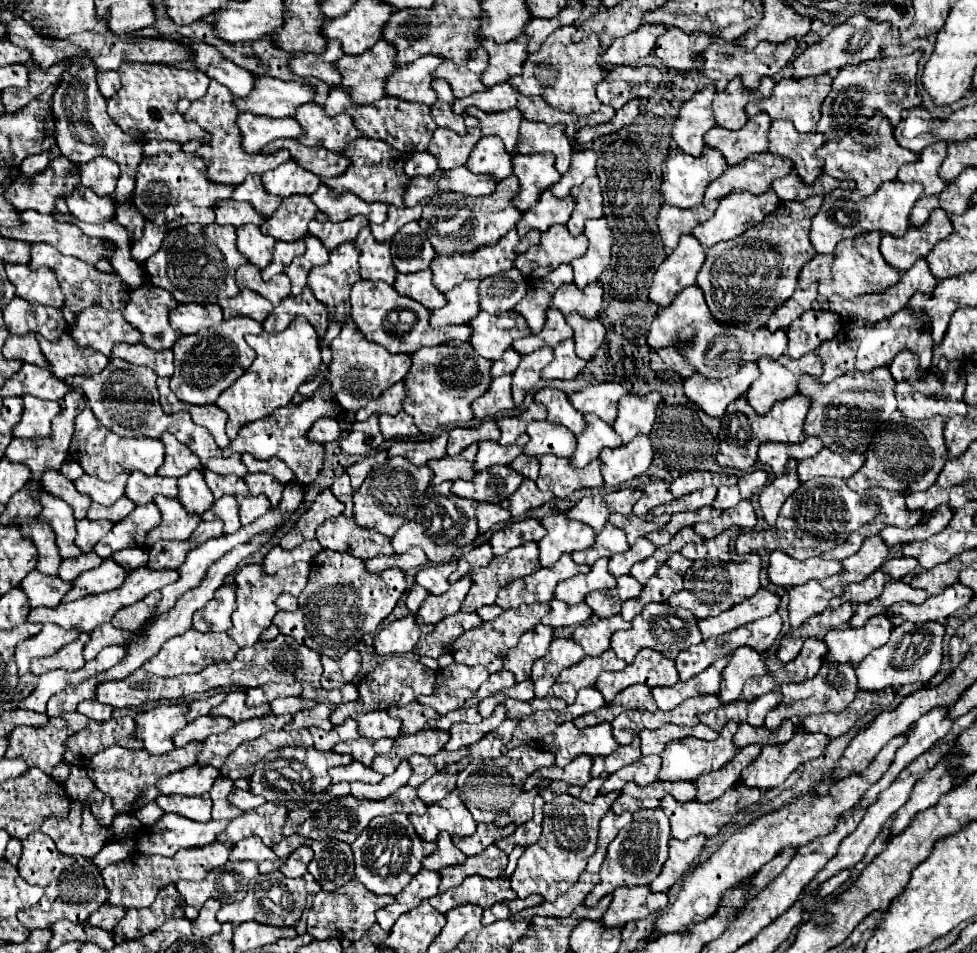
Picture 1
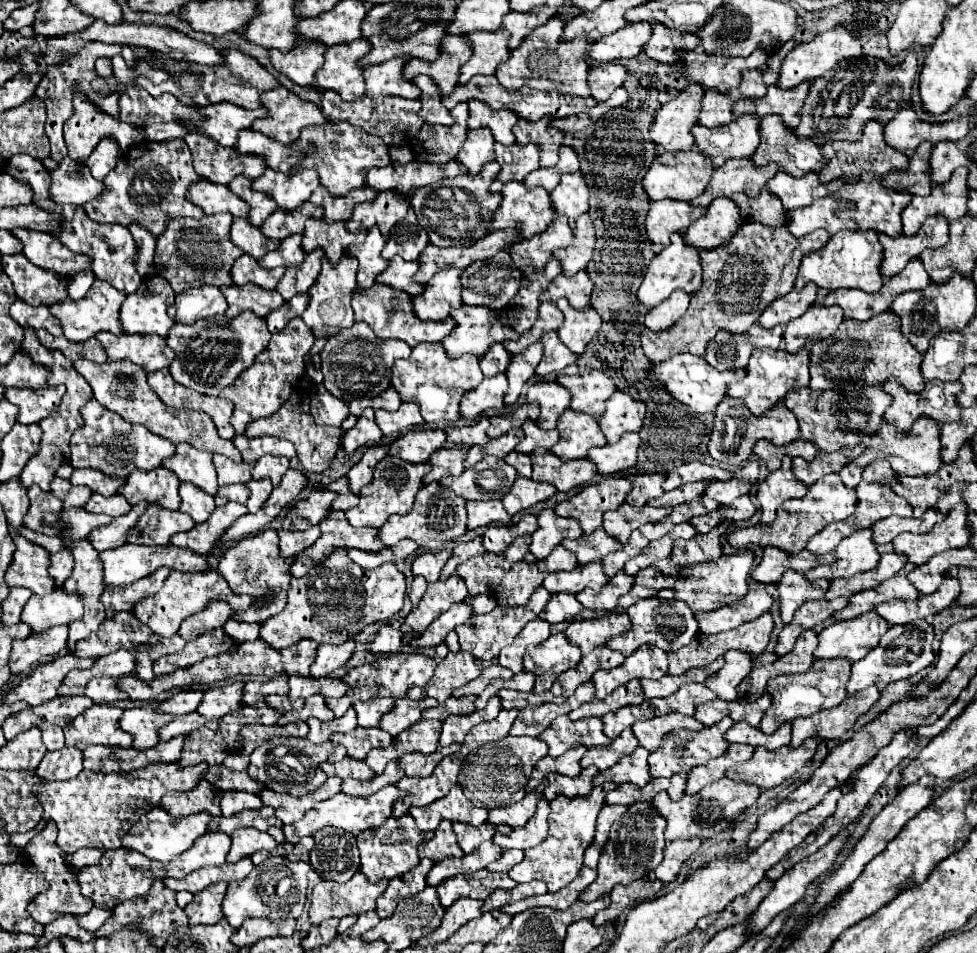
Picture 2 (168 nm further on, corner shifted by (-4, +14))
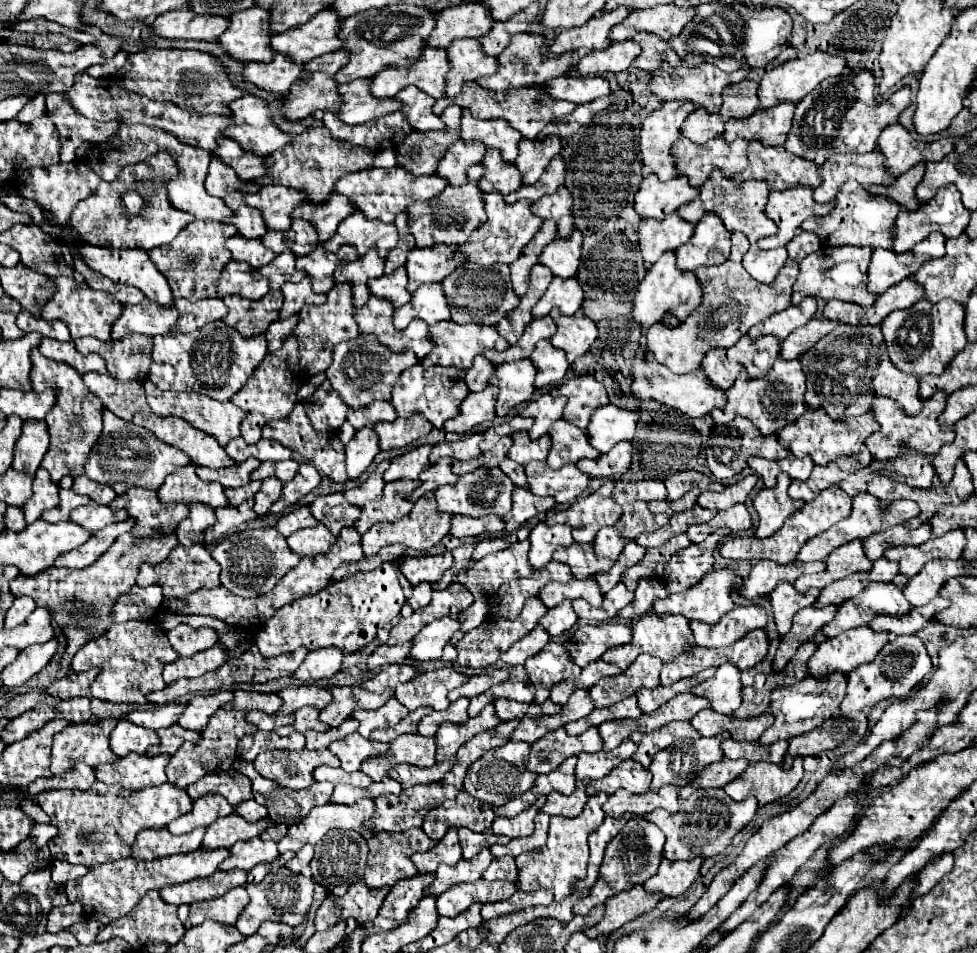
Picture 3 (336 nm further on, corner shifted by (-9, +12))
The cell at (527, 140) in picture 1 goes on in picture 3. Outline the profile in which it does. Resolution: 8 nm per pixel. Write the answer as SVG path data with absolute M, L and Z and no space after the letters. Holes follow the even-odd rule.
M546 136L542 140L526 140L518 142L518 158L516 166L522 172L524 184L534 184L542 172L546 172L550 160L560 154L560 136Z

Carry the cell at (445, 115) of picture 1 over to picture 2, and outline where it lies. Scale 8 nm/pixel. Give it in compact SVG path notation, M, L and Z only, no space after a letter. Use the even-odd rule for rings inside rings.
M415 76L411 80L415 86L419 86L421 90L421 110L419 116L423 122L427 124L441 124L441 126L451 126L453 124L453 116L449 114L449 110L441 104L441 96L437 94L437 86L433 86L433 82L429 82L429 78Z

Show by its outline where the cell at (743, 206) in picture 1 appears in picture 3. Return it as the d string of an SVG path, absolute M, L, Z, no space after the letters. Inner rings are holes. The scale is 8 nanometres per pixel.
M706 212L698 222L694 236L676 250L680 270L696 270L698 266L722 264L730 256L730 232L720 216Z

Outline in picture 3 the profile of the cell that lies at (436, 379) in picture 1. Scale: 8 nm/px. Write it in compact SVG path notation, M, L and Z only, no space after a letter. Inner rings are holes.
M422 362L414 364L412 368L406 368L392 390L392 404L398 412L398 416L410 416L410 414L422 414L426 420L432 422L434 428L442 428L442 424L454 416L458 416L458 408L462 400L470 394L466 388L466 370L464 368L444 368L444 366L430 366L422 368Z

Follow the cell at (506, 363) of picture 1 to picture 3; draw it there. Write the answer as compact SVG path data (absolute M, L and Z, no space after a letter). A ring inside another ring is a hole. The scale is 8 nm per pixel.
M478 356L474 360L472 368L466 374L466 384L468 384L470 392L480 392L482 388L488 386L488 380L490 380L490 376L494 372L494 366L496 364L490 362L490 360L484 360L484 356Z

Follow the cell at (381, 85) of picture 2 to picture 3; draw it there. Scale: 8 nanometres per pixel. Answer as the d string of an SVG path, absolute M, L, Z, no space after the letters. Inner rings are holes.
M370 78L340 84L338 90L344 98L344 104L340 108L340 120L346 124L364 124L402 108L402 102L396 98L378 100L376 96L370 96Z

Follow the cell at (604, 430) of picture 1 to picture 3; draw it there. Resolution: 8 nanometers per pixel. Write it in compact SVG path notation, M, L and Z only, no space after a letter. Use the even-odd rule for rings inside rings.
M564 418L554 422L548 434L552 436L552 450L546 460L550 468L562 468L566 464L576 464L582 458L600 456L600 452L594 450L590 440L586 440L586 432Z

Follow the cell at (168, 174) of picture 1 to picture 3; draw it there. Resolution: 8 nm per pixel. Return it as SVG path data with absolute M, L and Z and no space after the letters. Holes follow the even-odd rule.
M158 152L148 156L142 164L128 164L114 182L102 182L96 192L82 200L70 218L70 226L78 230L86 244L106 246L106 248L156 248L170 244L174 236L194 220L188 212L174 208L168 200L168 182L178 176L178 164L168 152ZM128 192L136 192L142 198L140 210L130 212L124 198Z

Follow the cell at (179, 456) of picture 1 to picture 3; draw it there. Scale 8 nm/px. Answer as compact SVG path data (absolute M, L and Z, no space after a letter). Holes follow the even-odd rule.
M190 462L178 472L172 472L166 476L162 488L158 490L158 496L162 502L182 502L182 504L192 504L192 502L204 502L214 508L226 506L226 494L222 484L214 482L202 482L196 474L196 464Z

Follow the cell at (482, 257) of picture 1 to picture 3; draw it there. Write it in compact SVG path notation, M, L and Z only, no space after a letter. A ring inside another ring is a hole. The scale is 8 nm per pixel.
M438 244L430 248L414 248L408 254L408 290L414 292L420 284L442 282L454 268L462 264L458 260L458 248Z

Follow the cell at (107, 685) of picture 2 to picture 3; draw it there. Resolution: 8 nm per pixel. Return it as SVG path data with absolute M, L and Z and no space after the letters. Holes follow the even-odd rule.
M130 620L124 624L112 624L100 638L86 642L72 658L72 670L78 672L94 666L102 670L91 686L91 694L98 700L148 704L146 692L162 690L166 686L160 676L162 668L166 662L172 662L176 658L178 652L170 648L166 630L158 624L158 620Z

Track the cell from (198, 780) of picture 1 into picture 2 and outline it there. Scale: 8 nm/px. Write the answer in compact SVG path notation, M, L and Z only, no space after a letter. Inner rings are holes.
M151 764L147 768L129 774L95 774L83 770L77 778L67 782L39 782L33 784L33 794L37 794L45 818L55 822L59 836L57 846L63 854L73 854L79 848L99 848L111 850L121 848L121 837L139 820L141 814L157 808L165 792L185 792L193 790L205 774L207 766L179 768L175 764Z

